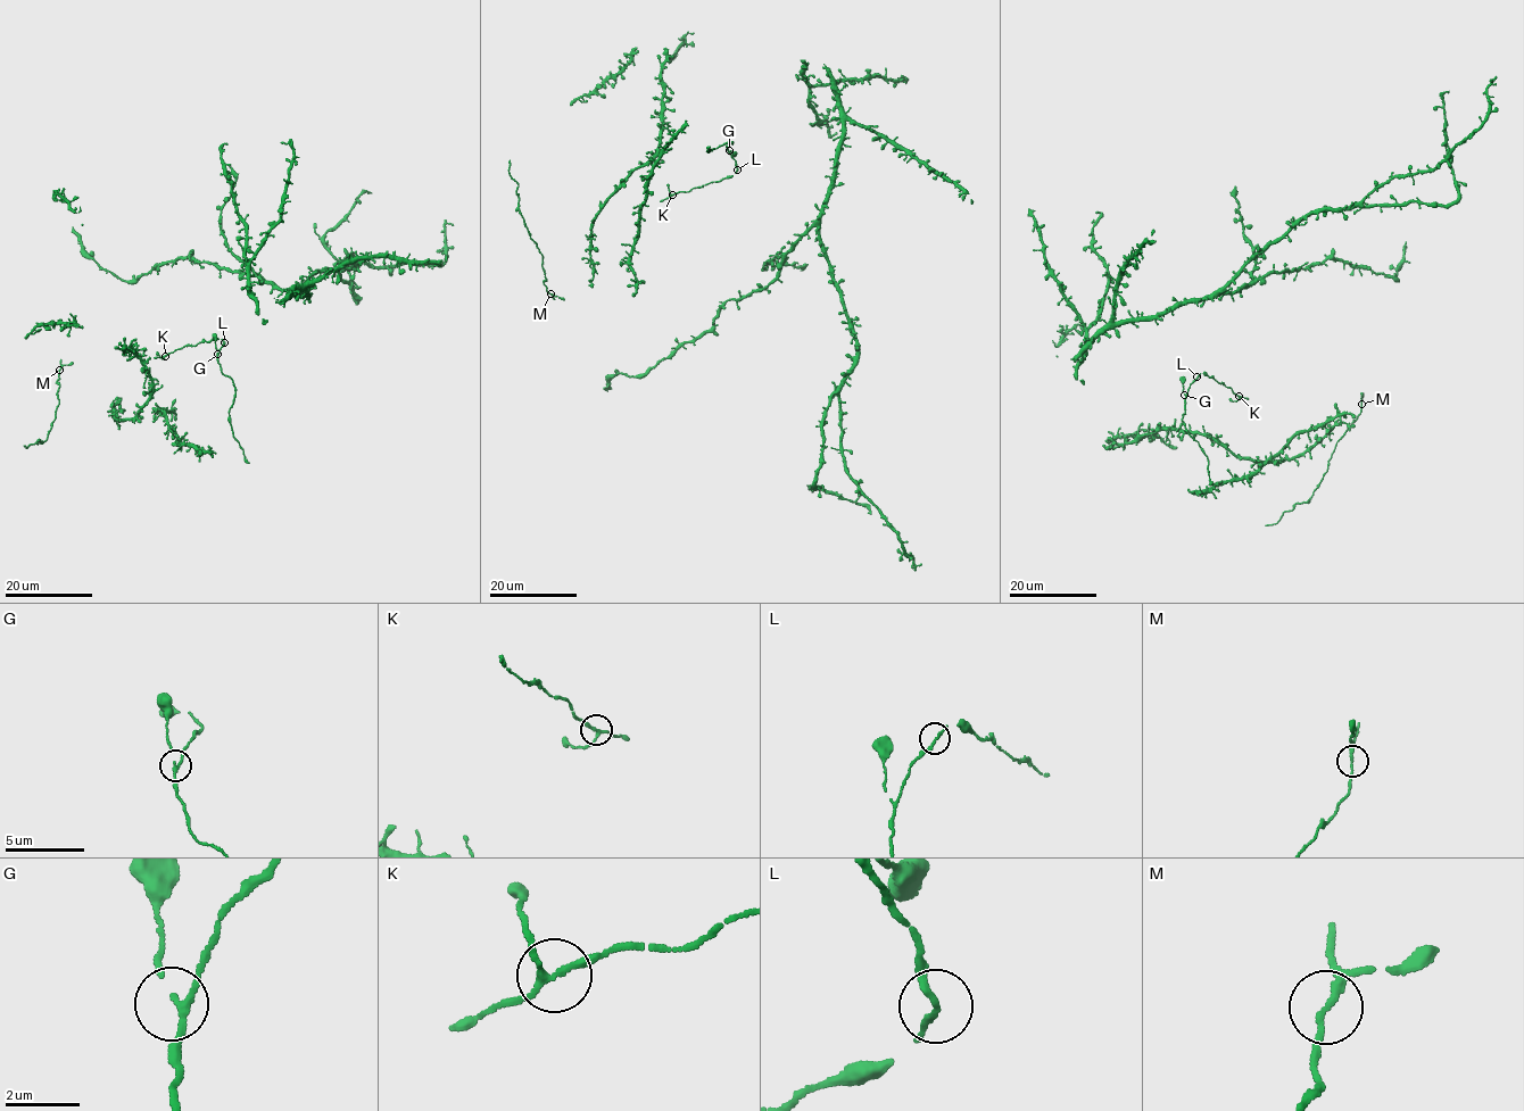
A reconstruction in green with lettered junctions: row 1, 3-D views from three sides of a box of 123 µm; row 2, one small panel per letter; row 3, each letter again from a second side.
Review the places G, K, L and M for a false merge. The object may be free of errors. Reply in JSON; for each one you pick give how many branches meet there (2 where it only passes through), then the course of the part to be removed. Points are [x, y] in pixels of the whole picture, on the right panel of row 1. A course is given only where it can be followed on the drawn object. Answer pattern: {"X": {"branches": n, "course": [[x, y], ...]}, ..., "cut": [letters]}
{"cut": []}

